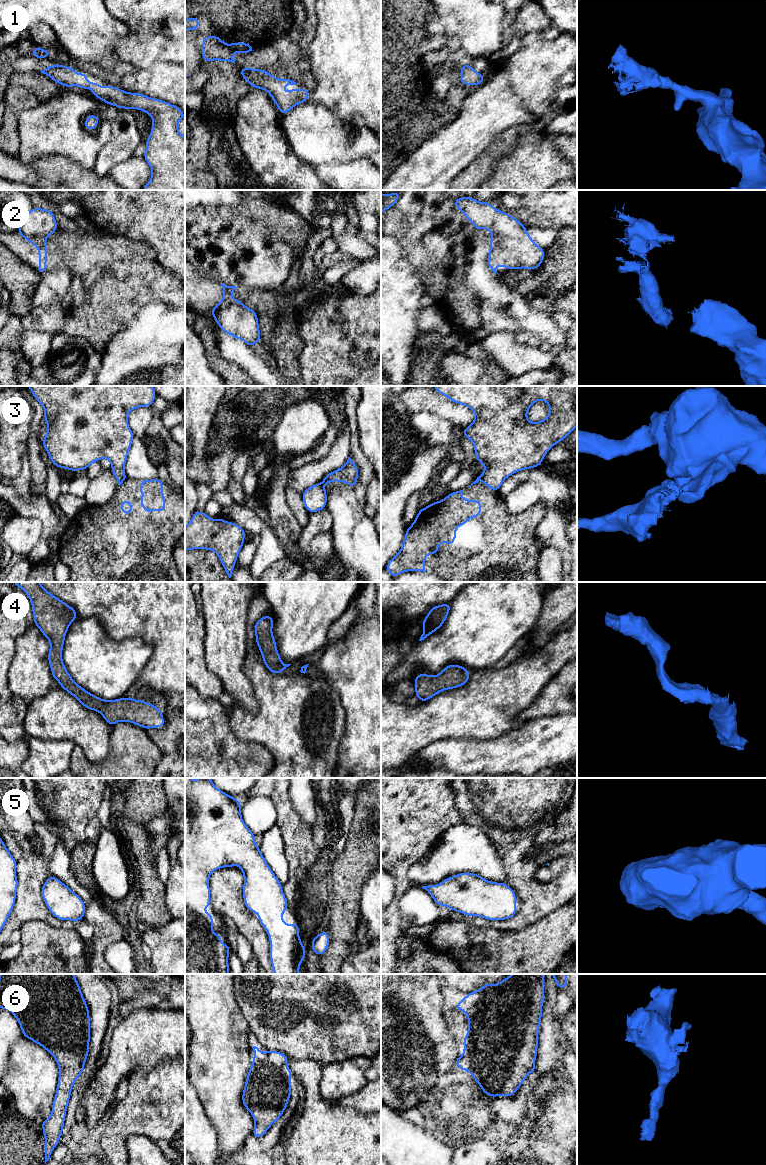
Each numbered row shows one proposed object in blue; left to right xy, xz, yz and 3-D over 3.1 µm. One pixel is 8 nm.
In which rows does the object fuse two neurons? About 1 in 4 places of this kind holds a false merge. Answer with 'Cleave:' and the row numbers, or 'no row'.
Cleave: 2, 3

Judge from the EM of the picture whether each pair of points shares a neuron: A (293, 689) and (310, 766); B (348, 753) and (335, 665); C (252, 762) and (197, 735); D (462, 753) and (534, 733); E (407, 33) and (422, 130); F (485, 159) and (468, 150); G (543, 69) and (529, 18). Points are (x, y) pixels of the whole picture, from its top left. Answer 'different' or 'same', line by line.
A: same
B: same
C: same
D: same
E: same
F: different
G: different

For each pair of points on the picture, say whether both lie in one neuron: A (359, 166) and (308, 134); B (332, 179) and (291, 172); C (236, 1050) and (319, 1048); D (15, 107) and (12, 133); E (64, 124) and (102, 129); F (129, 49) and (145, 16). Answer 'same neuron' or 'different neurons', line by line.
A: different neurons
B: different neurons
C: different neurons
D: same neuron
E: same neuron
F: same neuron

